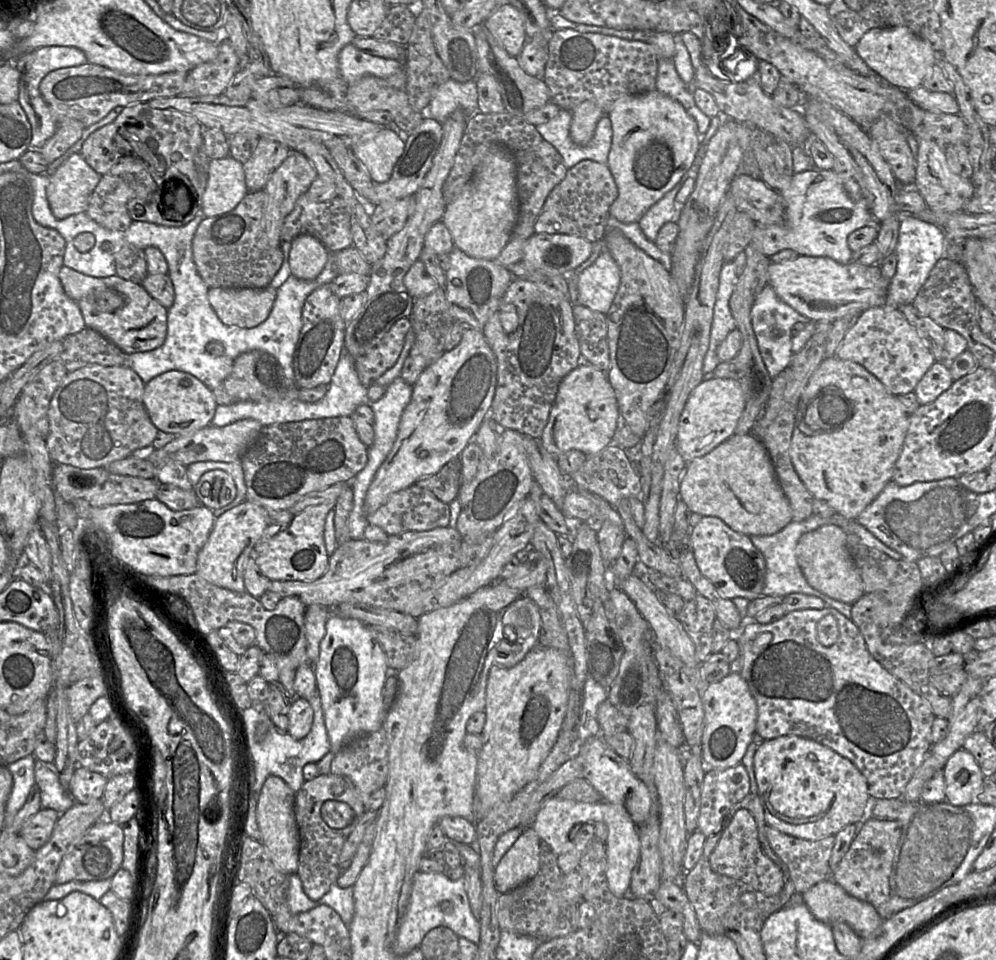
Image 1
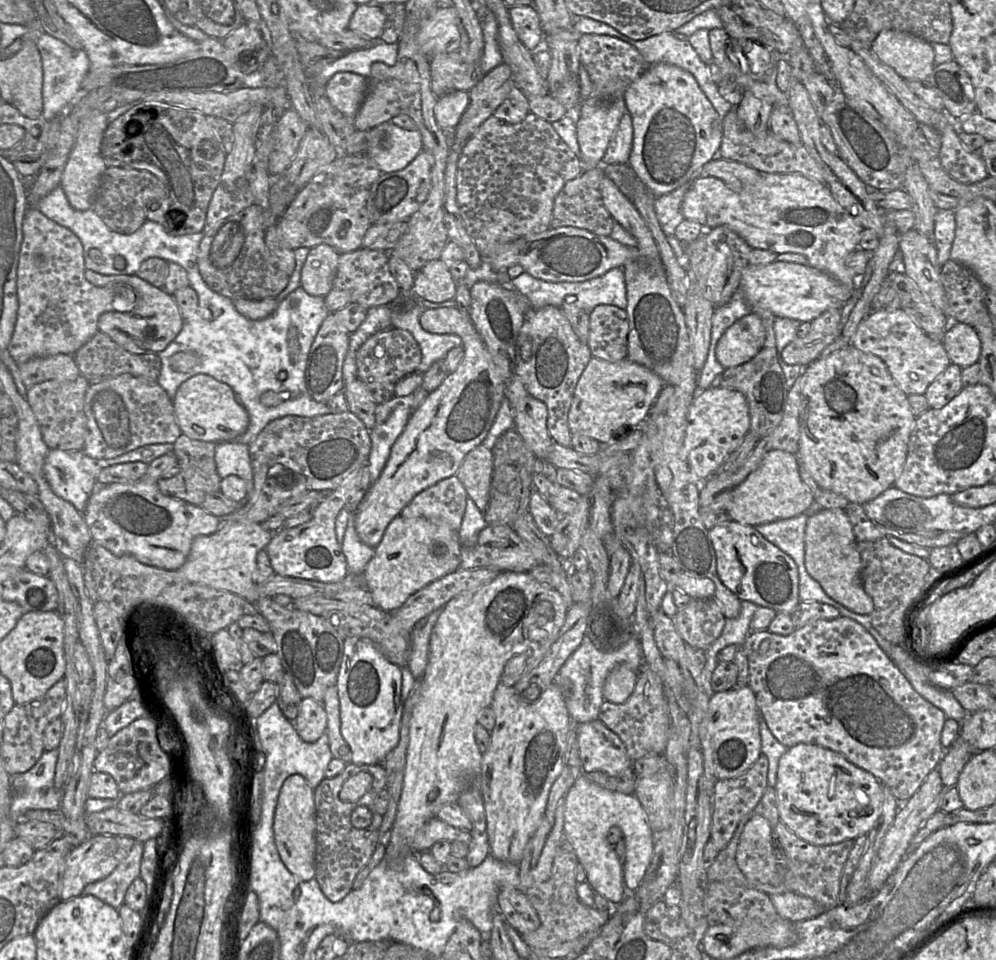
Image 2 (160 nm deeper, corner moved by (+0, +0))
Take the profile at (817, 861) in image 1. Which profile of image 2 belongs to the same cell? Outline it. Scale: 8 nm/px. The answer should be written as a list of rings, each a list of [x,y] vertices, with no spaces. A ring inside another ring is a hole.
[[[781,822],[777,824],[774,832],[789,863],[785,875],[787,890],[812,898],[822,906],[824,911],[838,906],[841,874],[853,847],[853,840],[831,845],[813,845],[800,839]]]

